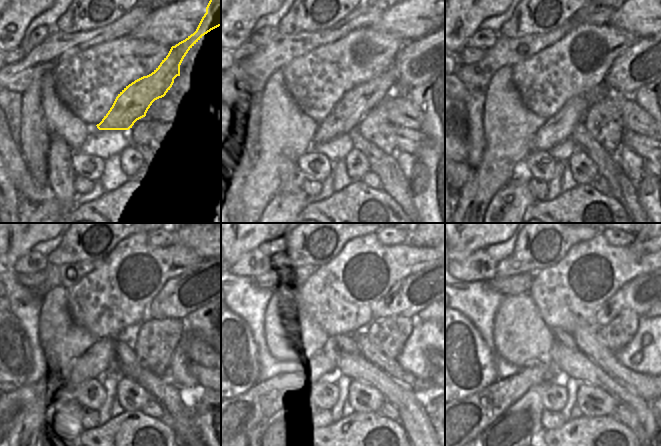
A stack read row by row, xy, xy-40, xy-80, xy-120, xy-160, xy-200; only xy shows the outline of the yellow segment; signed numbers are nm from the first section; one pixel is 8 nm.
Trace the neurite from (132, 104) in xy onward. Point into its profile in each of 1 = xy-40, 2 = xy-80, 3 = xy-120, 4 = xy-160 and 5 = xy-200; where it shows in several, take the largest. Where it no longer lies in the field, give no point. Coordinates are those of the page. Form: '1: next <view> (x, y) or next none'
1: next xy-40 (356, 103)
2: next xy-80 (558, 127)
3: next xy-120 (18, 404)
4: next xy-160 (242, 413)
5: next xy-200 (465, 420)

